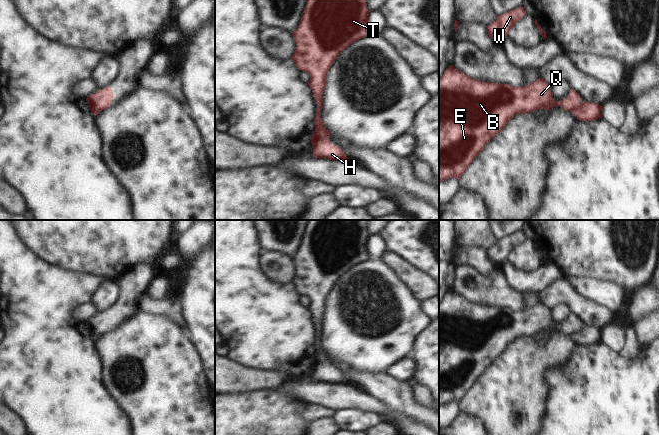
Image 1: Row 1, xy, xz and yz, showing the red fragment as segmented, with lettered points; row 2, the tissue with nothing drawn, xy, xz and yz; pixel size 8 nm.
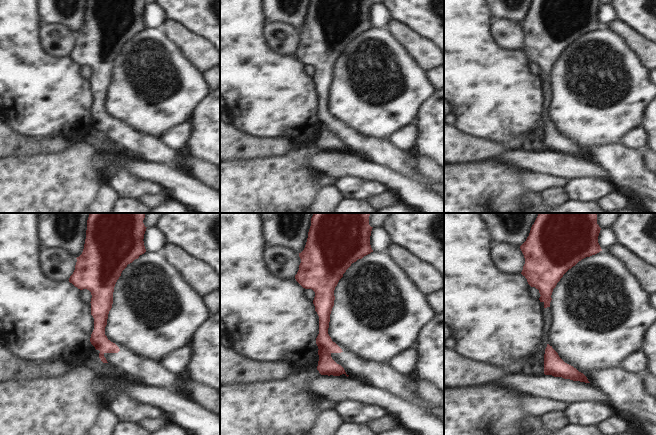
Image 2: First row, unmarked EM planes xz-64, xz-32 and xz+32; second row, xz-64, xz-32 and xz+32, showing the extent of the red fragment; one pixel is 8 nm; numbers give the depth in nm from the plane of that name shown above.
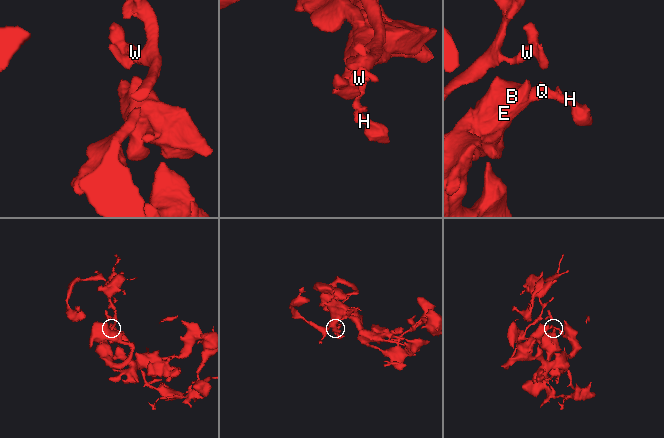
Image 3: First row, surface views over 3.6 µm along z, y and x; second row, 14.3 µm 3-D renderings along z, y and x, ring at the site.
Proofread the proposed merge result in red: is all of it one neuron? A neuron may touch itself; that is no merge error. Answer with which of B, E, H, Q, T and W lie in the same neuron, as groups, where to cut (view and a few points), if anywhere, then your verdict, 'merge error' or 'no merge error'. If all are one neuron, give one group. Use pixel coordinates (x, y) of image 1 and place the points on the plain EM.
B E Q T W / H | xz (315, 352), (322, 352), (328, 360) | merge error

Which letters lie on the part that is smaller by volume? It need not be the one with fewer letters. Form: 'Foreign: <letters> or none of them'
Foreign: H.

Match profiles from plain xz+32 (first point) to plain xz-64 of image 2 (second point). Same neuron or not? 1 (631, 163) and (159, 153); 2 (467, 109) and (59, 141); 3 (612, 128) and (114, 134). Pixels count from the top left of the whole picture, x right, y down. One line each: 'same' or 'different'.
1: same
2: different
3: different

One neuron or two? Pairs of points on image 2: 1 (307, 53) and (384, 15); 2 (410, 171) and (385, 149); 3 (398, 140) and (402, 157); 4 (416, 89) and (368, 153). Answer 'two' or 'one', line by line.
1: two
2: one
3: two
4: two

